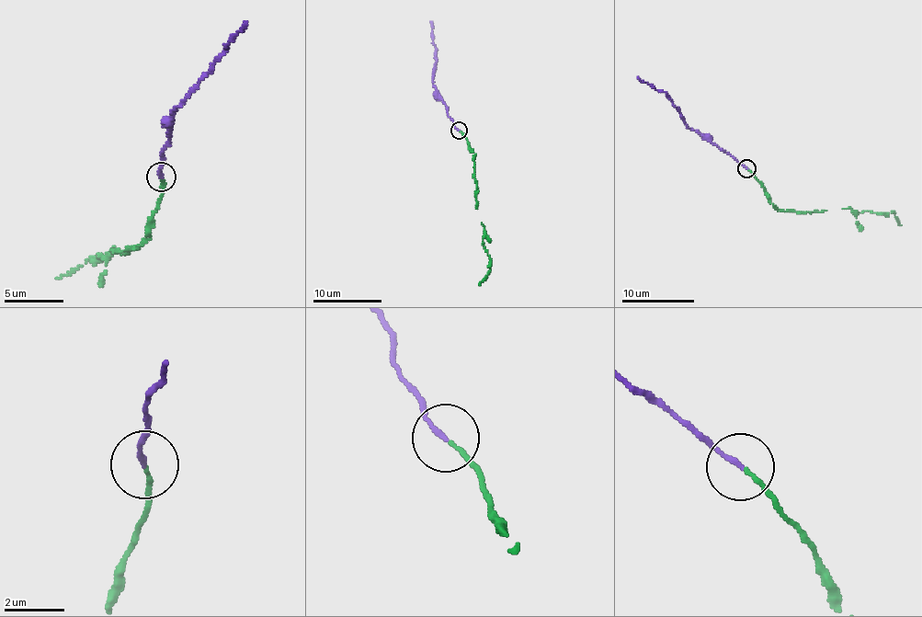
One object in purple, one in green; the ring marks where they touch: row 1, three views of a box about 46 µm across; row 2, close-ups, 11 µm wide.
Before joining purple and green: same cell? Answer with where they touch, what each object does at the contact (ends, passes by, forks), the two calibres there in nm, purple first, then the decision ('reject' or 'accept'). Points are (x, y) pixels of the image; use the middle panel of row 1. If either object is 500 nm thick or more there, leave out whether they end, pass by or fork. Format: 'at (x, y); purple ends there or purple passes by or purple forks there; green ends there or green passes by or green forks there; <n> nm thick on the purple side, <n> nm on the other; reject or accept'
at (459, 131); purple ends there; green ends there; 170 nm thick on the purple side, 120 nm on the other; accept

